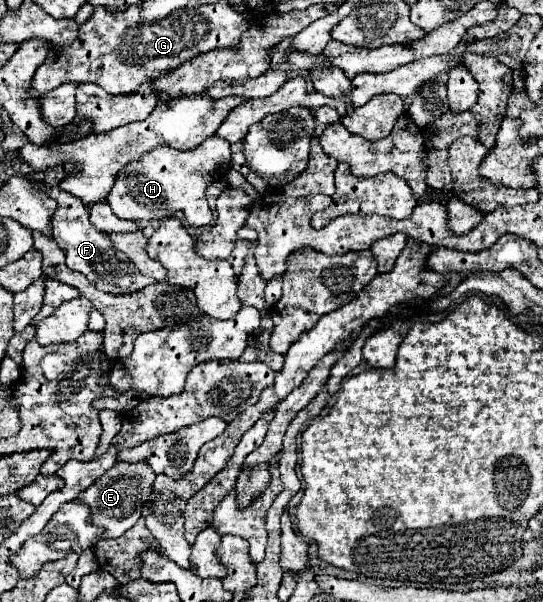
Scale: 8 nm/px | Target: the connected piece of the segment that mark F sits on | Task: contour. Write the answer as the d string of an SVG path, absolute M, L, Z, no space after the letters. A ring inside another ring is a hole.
M30 180L30 182L32 182L34 190L48 192L48 196L52 200L56 200L56 204L58 204L58 208L52 216L52 238L60 246L60 250L64 250L66 264L70 270L84 274L98 290L104 290L110 294L130 294L130 292L146 288L148 284L154 284L152 278L146 278L136 270L136 266L132 264L132 260L124 252L120 252L112 246L112 240L108 234L98 232L90 224L88 210L80 202L80 198L76 198L76 196L72 196L60 188L44 186L42 182L34 182L34 180Z

